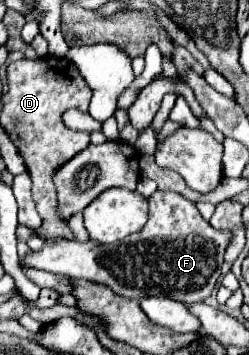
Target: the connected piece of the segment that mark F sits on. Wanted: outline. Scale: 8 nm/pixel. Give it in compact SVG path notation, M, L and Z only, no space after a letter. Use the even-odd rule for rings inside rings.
M157 190L149 198L149 220L139 230L137 234L131 234L123 238L121 242L113 244L97 244L93 240L81 244L81 242L61 242L55 246L45 244L43 250L31 252L25 260L21 260L21 266L33 266L41 270L49 270L55 274L67 274L71 278L81 278L89 280L95 284L105 284L109 286L115 294L125 296L125 298L135 298L143 300L149 296L165 296L183 304L195 304L195 302L205 302L213 290L215 284L221 276L221 266L223 266L223 256L233 238L231 230L215 230L197 210L197 206L183 198L177 192L161 192Z

